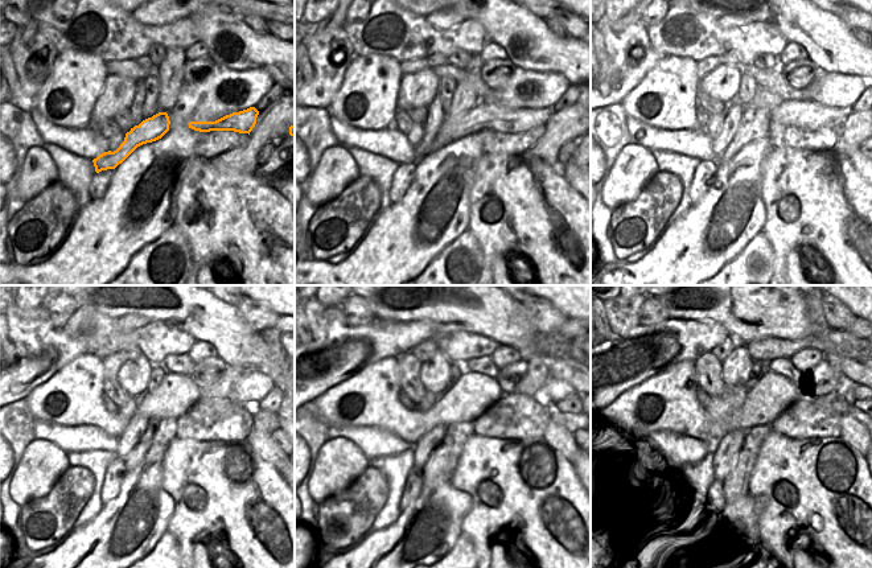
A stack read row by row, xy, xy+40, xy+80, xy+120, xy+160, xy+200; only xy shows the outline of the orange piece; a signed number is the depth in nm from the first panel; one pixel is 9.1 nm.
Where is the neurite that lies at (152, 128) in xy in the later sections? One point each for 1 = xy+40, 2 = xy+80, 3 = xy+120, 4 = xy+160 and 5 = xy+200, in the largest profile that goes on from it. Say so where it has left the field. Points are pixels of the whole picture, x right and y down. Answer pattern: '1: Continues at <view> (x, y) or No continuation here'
1: Continues at xy+40 (482, 116)
2: Continues at xy+80 (809, 115)
3: Continues at xy+120 (149, 436)
4: Continues at xy+160 (449, 436)
5: Continues at xy+200 (748, 437).

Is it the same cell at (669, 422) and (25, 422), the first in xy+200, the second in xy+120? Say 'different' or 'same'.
different

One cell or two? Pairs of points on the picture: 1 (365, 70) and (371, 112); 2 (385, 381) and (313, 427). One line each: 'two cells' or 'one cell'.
1: one cell
2: two cells

